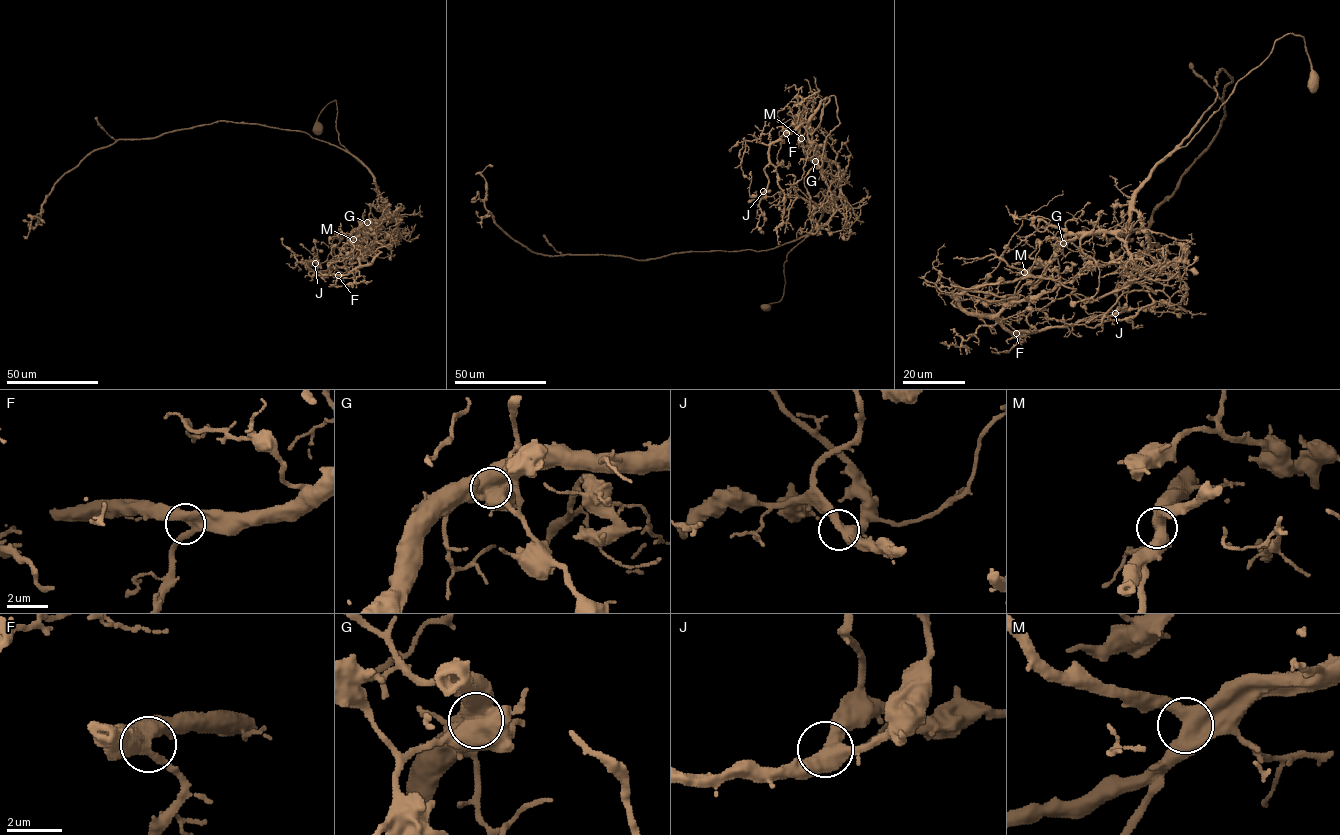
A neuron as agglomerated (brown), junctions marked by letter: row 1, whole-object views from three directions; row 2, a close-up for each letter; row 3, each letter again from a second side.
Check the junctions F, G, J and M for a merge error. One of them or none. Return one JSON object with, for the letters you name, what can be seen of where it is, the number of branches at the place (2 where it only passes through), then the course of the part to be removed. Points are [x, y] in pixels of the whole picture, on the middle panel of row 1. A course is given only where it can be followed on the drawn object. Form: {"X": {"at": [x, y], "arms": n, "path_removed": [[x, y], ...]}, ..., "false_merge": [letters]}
{"G": {"at": [815, 161], "arms": 4, "path_removed": [[815, 161], [823, 149], [816, 155], [807, 123], [773, 143], [769, 161], [784, 213], [786, 189]]}, "false_merge": ["G"]}

